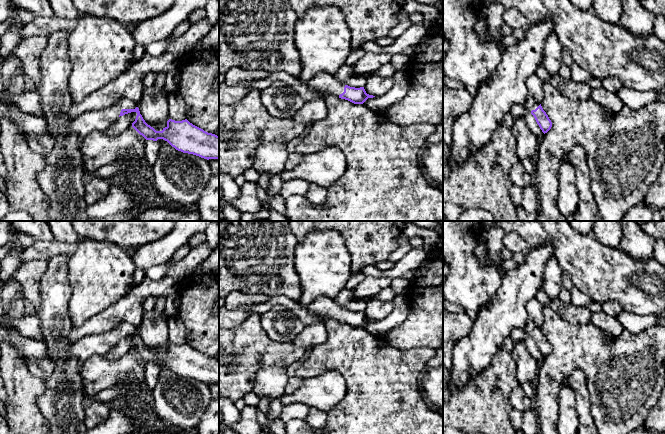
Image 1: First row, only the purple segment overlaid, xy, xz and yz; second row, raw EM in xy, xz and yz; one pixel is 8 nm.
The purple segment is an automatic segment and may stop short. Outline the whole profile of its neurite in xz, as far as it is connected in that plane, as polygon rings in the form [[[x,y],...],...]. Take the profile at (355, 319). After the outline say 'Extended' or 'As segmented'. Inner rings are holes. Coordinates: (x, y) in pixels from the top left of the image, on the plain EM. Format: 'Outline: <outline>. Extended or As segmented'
Outline: [[[319,297],[312,302],[307,309],[313,314],[322,316],[326,320],[336,320],[348,324],[354,328],[363,328],[368,322],[375,320],[366,317],[364,311],[355,312],[345,308],[343,304],[336,303],[329,297]]]. Extended

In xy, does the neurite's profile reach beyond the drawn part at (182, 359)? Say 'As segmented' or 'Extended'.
Extended

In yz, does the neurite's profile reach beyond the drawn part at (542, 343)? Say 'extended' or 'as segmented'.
extended

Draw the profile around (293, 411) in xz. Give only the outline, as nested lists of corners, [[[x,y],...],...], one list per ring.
[[[292,403],[281,408],[279,419],[287,423],[290,420],[300,419],[305,421],[311,407],[302,403]]]

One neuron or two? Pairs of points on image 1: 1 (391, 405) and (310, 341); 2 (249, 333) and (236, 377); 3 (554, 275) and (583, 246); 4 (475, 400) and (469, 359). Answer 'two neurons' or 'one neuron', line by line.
1: two neurons
2: one neuron
3: two neurons
4: two neurons

